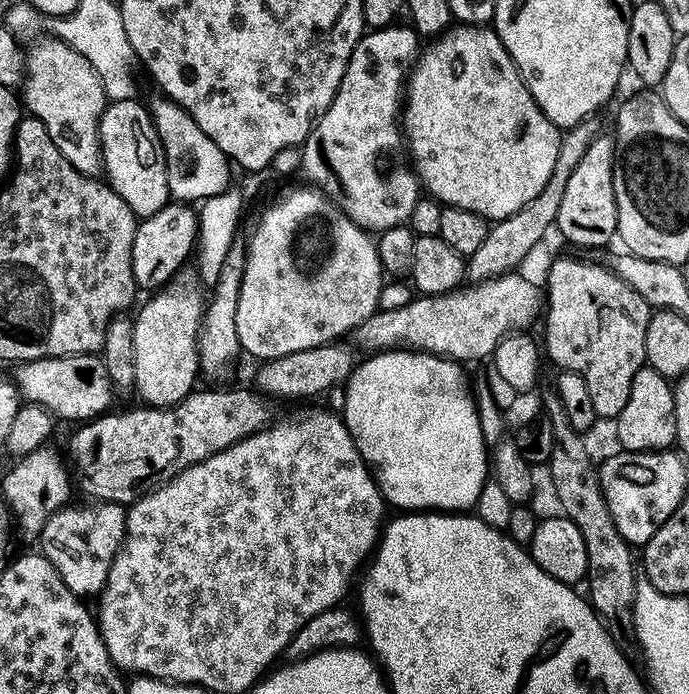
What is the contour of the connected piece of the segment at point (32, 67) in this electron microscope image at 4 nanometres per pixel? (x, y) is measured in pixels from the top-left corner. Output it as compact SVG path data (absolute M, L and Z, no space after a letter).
M45 34L26 48L23 71L26 73L22 80L23 107L25 104L32 111L31 115L43 124L54 146L58 146L62 158L66 158L70 166L88 176L96 176L102 168L100 116L106 107L105 81L97 76L82 54L51 34Z

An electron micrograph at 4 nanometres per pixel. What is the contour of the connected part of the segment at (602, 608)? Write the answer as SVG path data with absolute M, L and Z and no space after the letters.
M548 390L545 394L544 408L548 421L554 426L554 454L548 459L546 471L552 475L552 488L560 499L559 511L574 521L586 544L587 599L617 644L625 650L631 649L630 646L636 644L636 634L630 613L636 601L638 583L638 564L632 561L633 545L628 544L626 538L622 538L618 532L618 526L610 514L610 506L606 506L606 498L602 494L597 465L592 465L592 456L584 445L585 437L570 426L566 410L555 391Z

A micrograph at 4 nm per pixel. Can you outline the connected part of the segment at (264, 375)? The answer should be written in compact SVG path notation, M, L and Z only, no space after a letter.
M344 342L319 344L317 348L294 350L294 354L282 354L277 360L263 361L256 372L255 391L276 401L308 400L311 396L320 396L323 392L330 391L331 388L339 389L351 376L353 368L358 363L357 357L352 357L353 349L345 344Z

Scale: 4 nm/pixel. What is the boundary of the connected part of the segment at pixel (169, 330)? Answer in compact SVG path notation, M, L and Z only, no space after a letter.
M176 284L165 287L163 290L157 291L152 297L153 300L148 300L144 304L144 309L134 316L133 323L133 346L134 346L134 374L136 375L135 391L140 391L140 396L145 405L154 408L175 408L178 402L182 402L188 395L197 387L196 380L200 376L200 359L198 358L198 350L196 349L196 338L200 335L200 317L204 315L205 301L200 300L201 289L199 287L191 288L188 284Z

